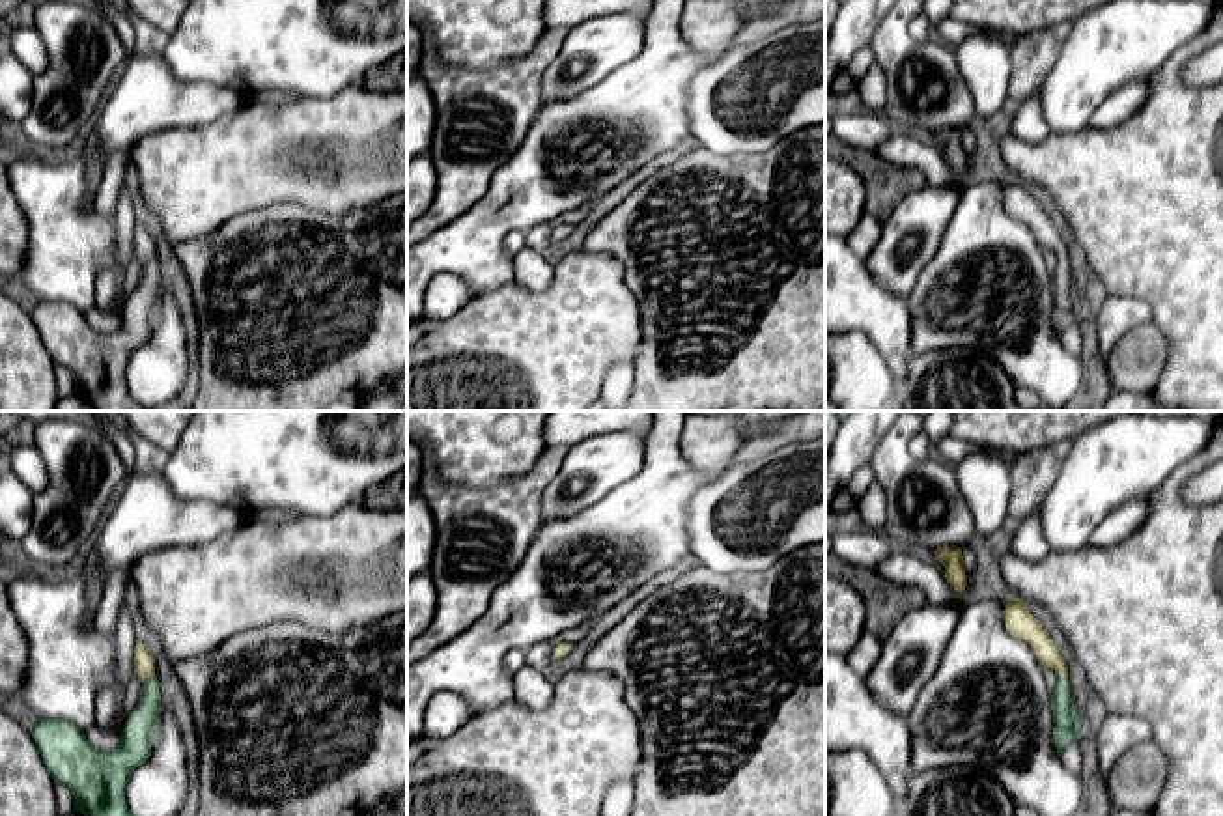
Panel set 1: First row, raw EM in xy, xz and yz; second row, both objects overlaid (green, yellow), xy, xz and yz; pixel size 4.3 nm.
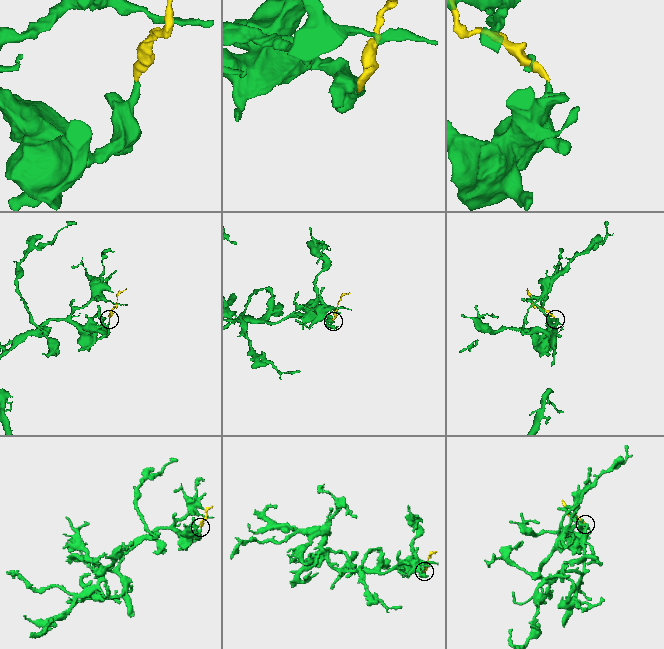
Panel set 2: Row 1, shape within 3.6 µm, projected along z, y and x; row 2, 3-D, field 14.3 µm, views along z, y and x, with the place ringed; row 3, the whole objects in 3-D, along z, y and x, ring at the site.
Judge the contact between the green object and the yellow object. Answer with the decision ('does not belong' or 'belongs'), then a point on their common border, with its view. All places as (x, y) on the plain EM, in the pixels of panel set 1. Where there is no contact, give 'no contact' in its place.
belongs | xy (150, 258)

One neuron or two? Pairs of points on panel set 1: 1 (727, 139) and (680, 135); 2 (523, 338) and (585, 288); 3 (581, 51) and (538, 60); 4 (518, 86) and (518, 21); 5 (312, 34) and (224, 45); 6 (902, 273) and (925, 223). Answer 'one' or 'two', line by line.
1: two
2: one
3: two
4: two
5: one
6: one

